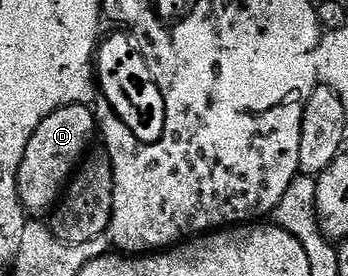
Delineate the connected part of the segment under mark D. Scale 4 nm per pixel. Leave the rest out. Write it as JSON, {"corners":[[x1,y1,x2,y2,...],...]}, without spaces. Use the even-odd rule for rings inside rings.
{"corners":[[87,104,63,106,39,122,39,130,35,130,35,134,31,134,31,142,27,142,27,154,23,154,23,162,19,162,17,175,19,198,26,213,48,213,60,201,71,177,90,151,89,139,97,131,97,117]]}

